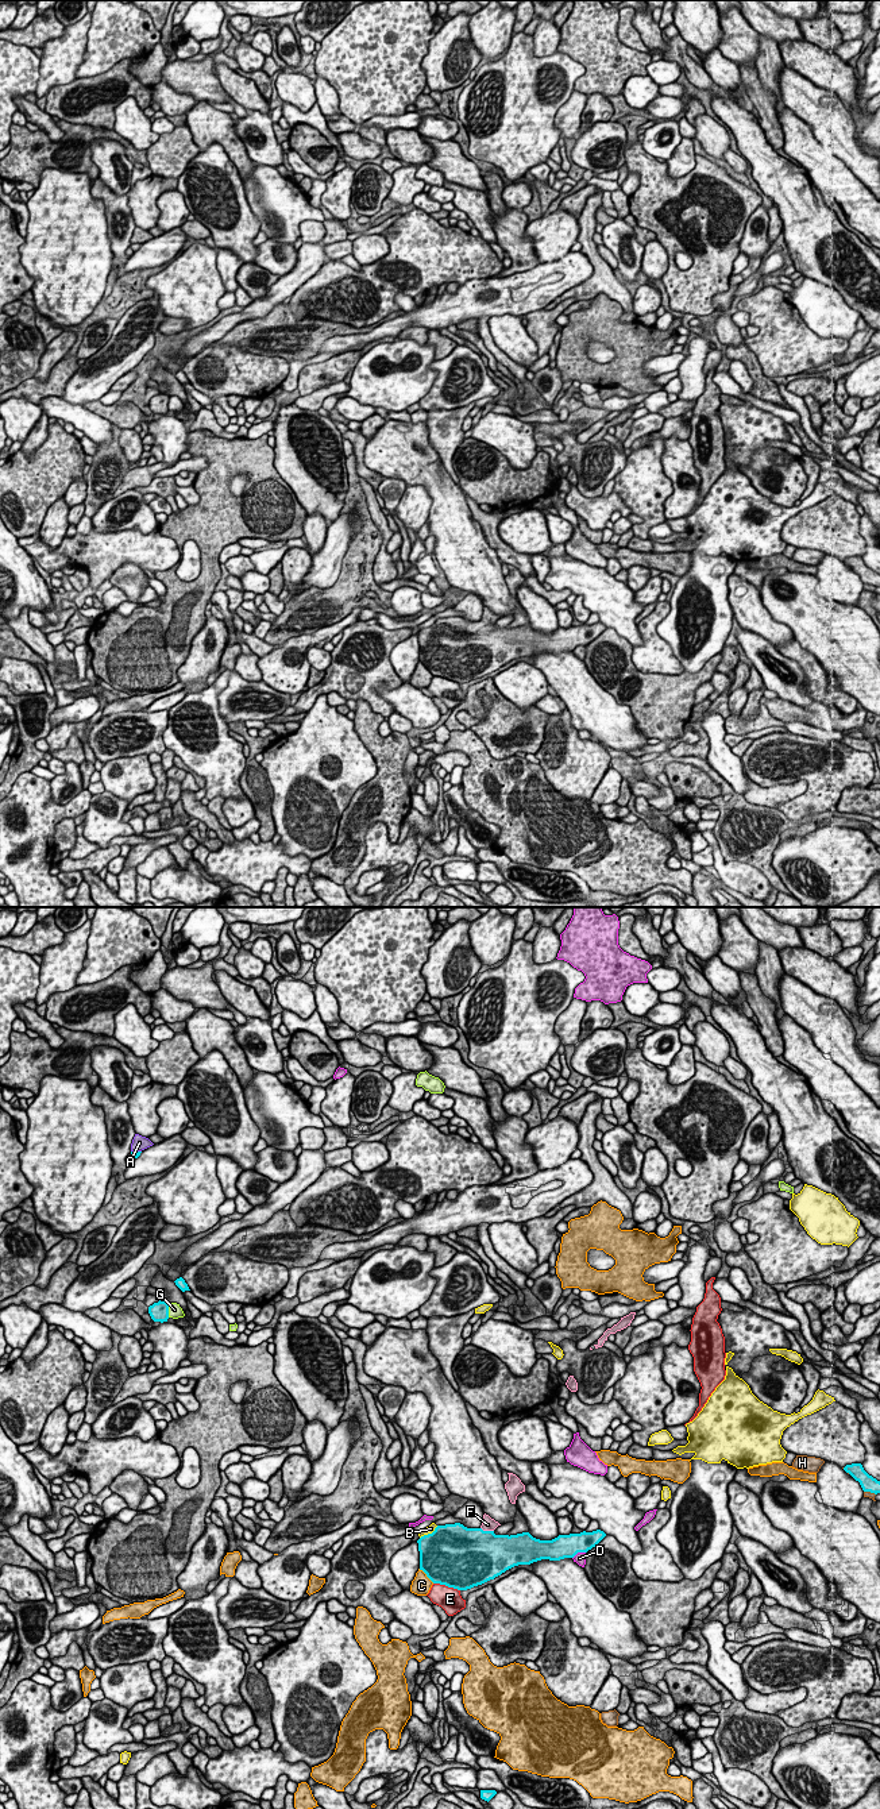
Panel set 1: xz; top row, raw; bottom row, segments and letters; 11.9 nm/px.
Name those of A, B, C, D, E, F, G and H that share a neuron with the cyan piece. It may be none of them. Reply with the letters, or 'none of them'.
F

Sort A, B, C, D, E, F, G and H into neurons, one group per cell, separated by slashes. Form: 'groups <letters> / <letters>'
groups A / B / C / D / E / F / G / H

